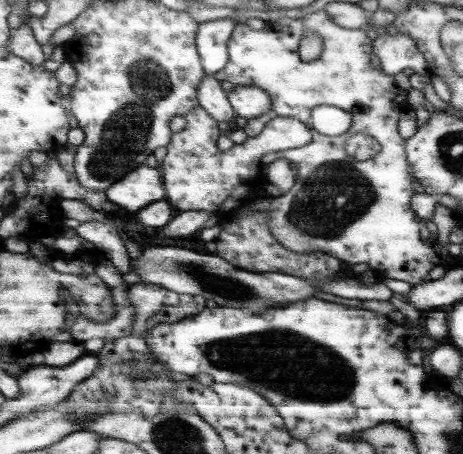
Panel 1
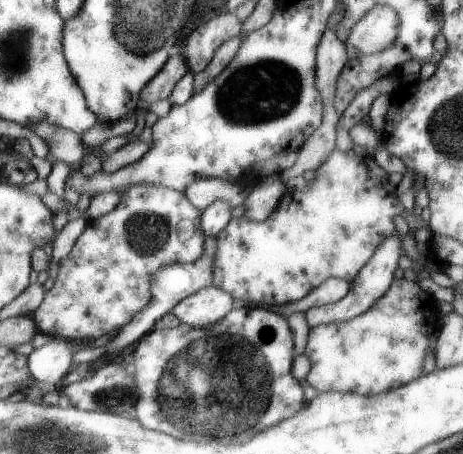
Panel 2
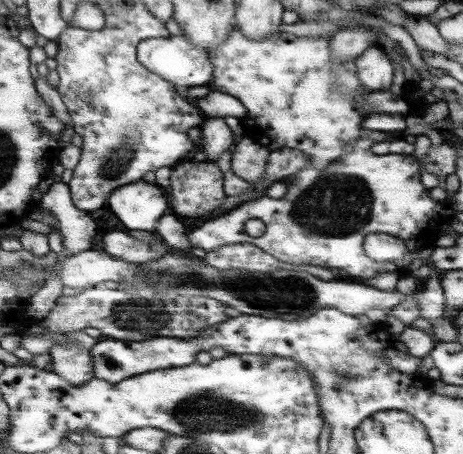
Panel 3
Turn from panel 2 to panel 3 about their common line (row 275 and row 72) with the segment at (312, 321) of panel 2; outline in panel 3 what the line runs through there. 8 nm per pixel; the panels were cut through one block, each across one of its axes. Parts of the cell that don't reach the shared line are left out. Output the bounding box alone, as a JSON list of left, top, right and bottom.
[355,46,393,92]

